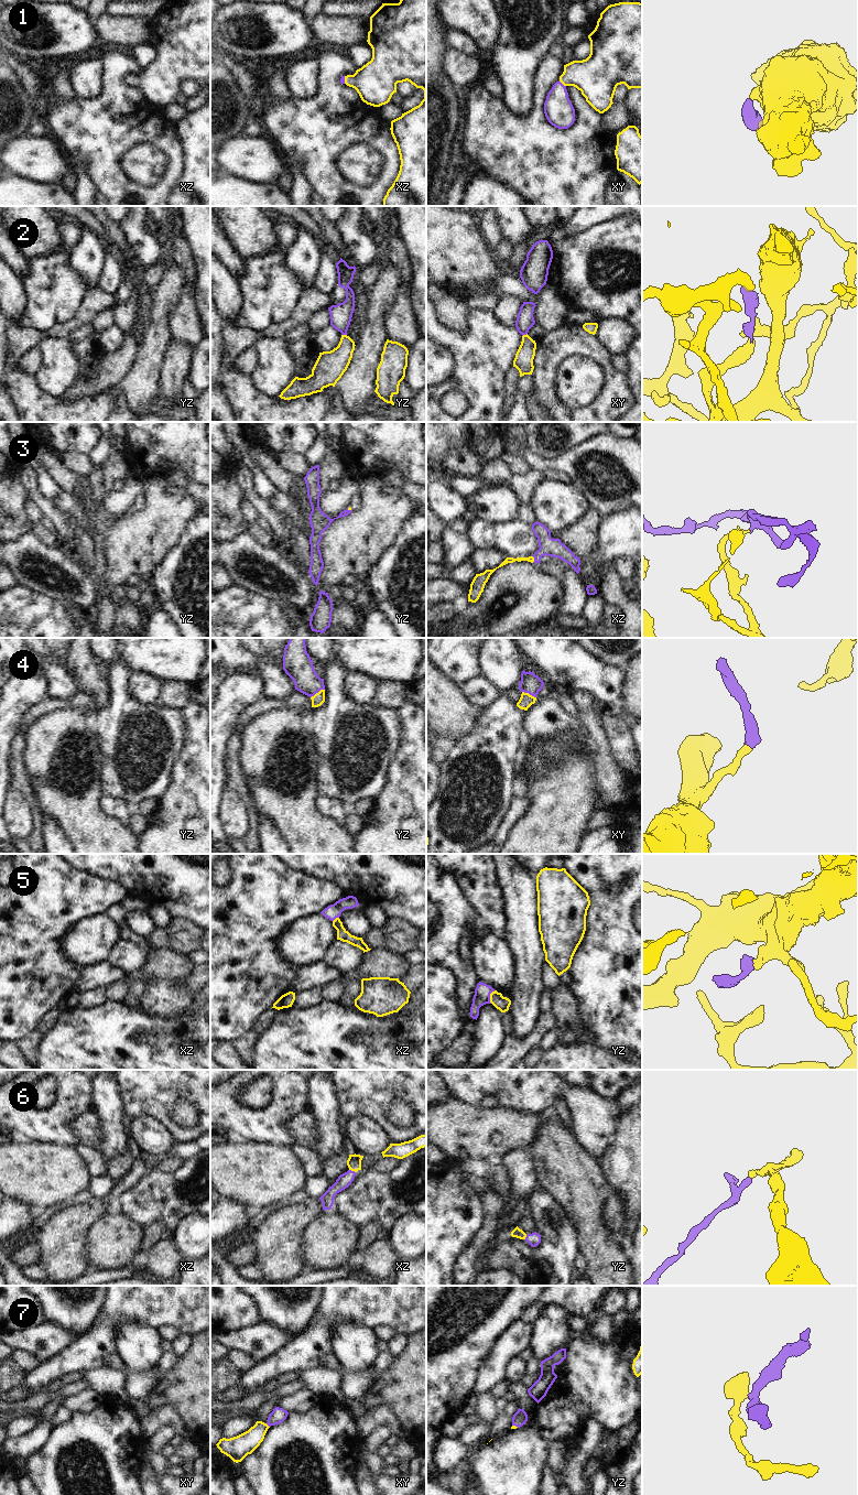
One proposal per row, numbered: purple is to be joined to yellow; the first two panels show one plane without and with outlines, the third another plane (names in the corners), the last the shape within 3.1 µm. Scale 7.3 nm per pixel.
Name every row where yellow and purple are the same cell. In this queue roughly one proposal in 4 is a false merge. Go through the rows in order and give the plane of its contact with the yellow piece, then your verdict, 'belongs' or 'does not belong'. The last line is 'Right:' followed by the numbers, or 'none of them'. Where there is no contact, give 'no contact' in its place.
1: xy | belongs
2: xy | belongs
3: xz | belongs
4: yz | belongs
5: yz | belongs
6: xz | belongs
7: xy | belongs
Right: 1, 2, 3, 4, 5, 6, 7

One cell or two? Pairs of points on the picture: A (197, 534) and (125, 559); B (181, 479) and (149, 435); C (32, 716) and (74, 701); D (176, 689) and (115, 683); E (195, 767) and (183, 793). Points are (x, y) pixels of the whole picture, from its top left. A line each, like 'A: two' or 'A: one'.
A: two
B: two
C: one
D: two
E: one

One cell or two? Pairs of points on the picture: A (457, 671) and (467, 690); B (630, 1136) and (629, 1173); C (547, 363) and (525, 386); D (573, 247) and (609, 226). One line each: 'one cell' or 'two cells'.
A: two cells
B: one cell
C: two cells
D: one cell

